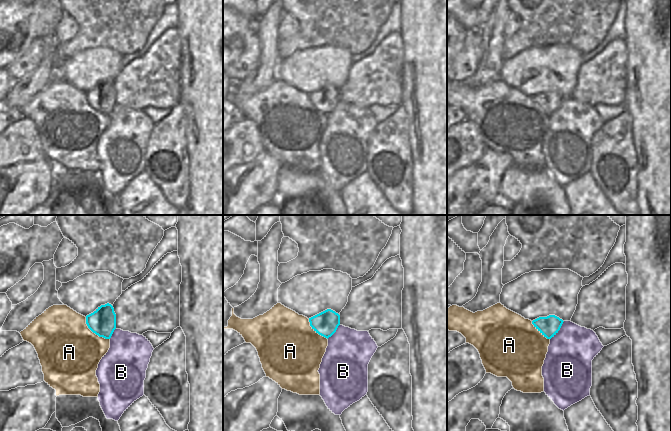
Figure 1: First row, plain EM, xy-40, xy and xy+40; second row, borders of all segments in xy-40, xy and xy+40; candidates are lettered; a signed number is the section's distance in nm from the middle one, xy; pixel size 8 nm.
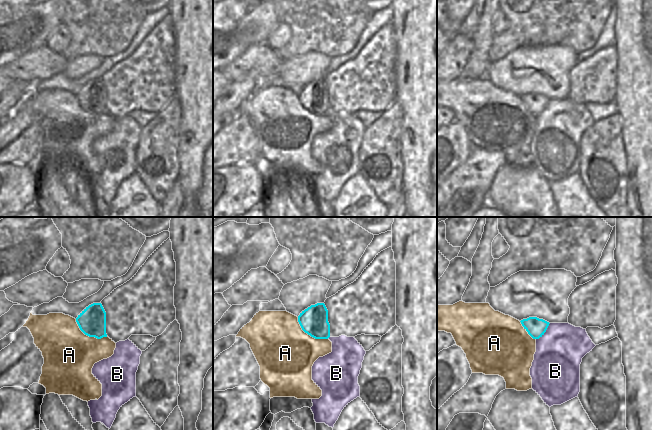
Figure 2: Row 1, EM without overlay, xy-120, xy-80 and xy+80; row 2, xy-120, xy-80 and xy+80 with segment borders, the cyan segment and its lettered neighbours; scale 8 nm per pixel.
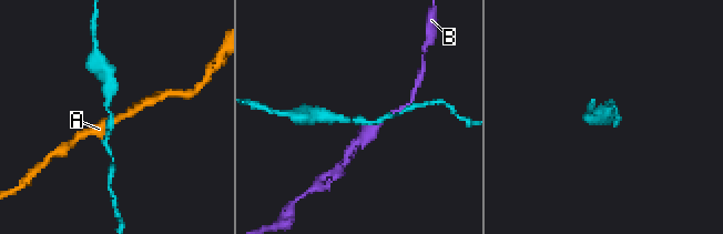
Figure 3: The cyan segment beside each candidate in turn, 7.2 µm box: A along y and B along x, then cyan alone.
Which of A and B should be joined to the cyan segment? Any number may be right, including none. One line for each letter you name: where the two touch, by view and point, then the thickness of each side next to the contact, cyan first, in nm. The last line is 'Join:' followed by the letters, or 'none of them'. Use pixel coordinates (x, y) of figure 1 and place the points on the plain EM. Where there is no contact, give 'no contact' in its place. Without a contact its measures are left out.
Join: none of them

